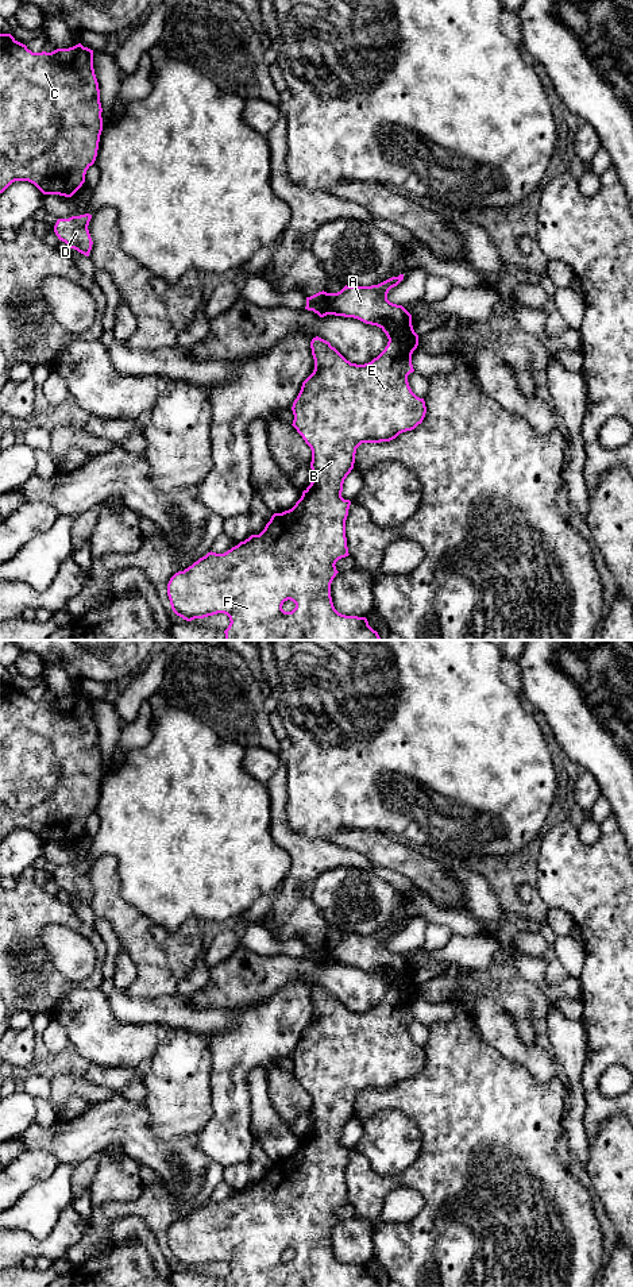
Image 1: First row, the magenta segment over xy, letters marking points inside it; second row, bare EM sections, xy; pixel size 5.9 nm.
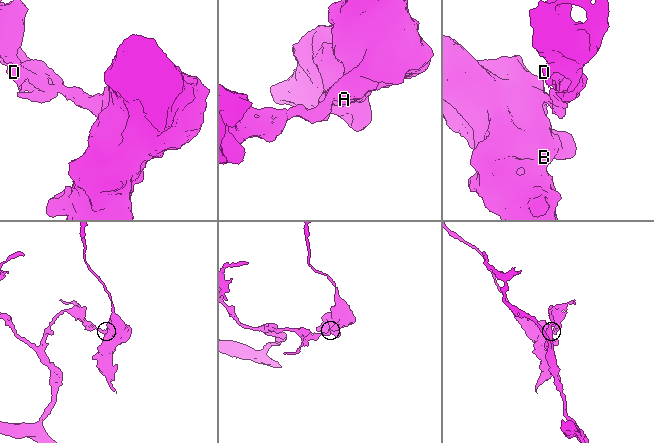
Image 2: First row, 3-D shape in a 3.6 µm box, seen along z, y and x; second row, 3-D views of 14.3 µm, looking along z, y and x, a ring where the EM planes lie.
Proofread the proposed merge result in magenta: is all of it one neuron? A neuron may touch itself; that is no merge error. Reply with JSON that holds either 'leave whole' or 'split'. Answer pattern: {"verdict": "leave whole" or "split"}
{"verdict": "split"}

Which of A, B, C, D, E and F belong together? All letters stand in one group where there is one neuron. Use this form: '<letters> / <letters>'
A B E F / C D

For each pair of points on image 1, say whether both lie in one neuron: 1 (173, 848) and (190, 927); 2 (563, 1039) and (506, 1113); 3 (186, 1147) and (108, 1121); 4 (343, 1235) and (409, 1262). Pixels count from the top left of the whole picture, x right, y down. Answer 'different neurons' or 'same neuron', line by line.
1: different neurons
2: different neurons
3: same neuron
4: different neurons

